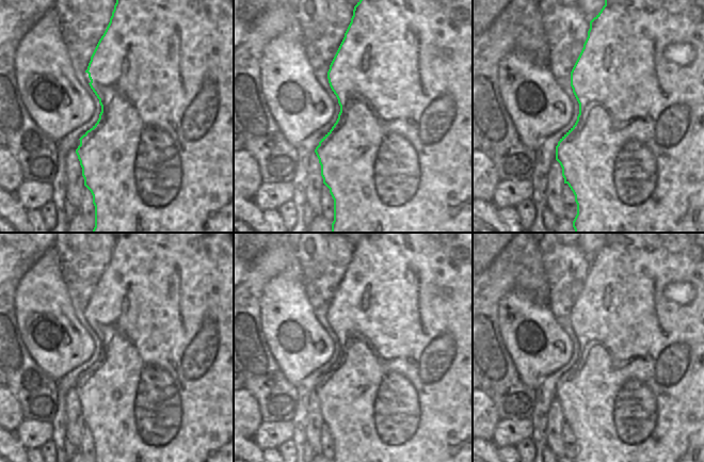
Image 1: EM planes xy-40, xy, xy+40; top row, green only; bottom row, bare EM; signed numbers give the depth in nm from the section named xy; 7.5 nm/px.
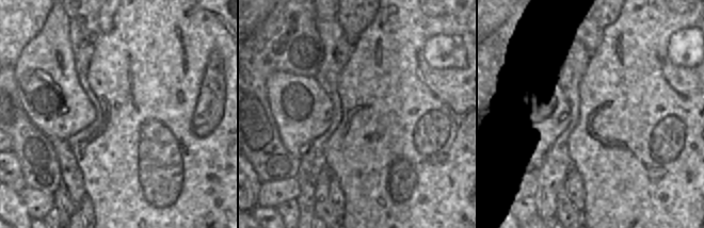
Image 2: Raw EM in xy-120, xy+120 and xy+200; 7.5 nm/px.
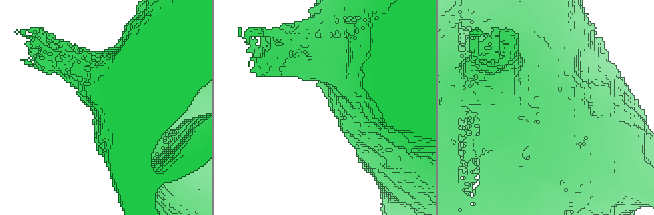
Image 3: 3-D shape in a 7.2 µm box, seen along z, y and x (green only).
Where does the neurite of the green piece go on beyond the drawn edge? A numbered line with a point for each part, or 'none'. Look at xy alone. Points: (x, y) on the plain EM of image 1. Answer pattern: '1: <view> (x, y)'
none

